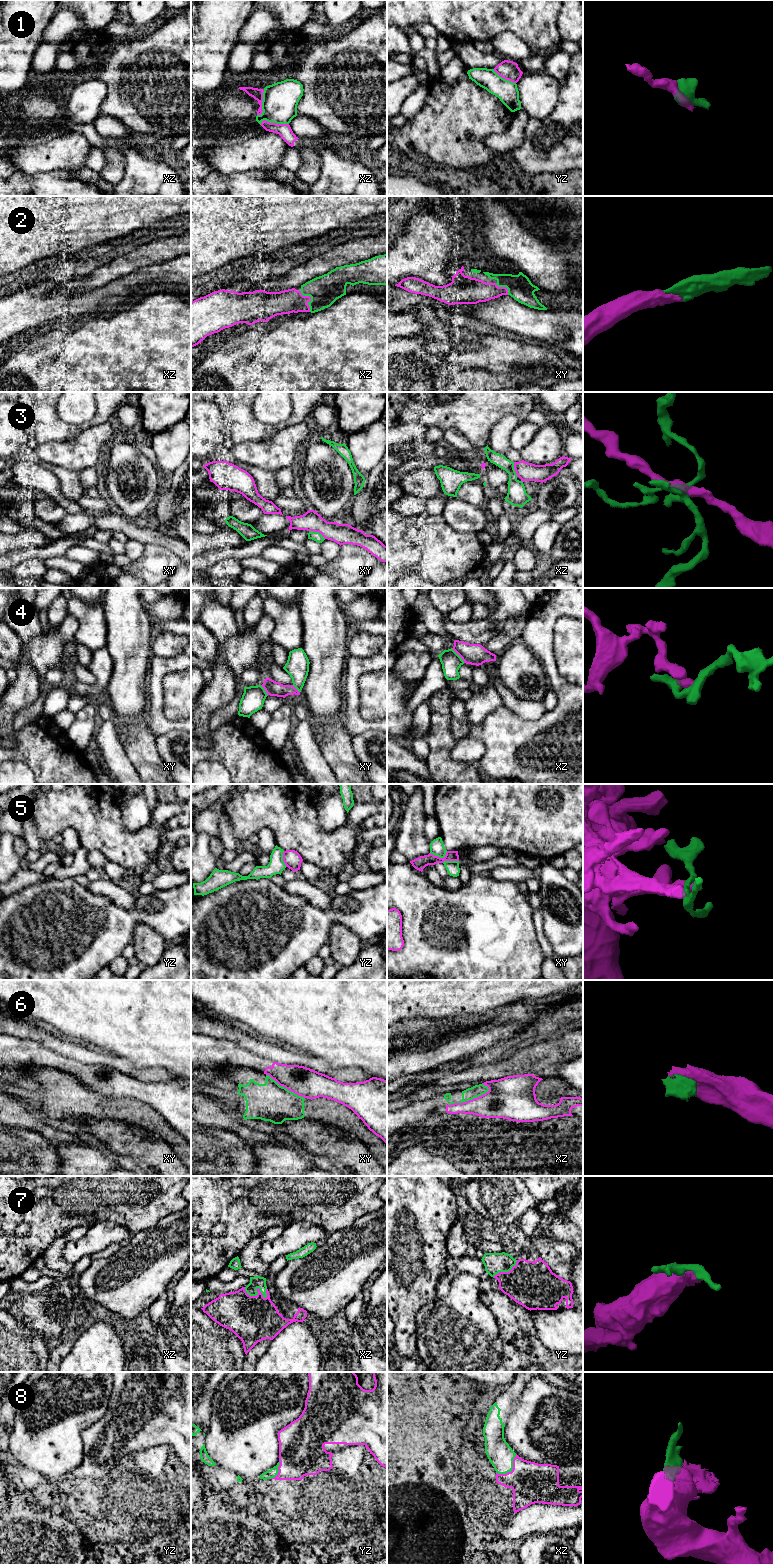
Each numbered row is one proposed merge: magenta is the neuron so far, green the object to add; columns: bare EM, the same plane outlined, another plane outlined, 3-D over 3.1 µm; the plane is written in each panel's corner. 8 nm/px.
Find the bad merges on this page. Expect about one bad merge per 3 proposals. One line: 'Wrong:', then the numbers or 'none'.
Wrong: 1, 3, 5, 6

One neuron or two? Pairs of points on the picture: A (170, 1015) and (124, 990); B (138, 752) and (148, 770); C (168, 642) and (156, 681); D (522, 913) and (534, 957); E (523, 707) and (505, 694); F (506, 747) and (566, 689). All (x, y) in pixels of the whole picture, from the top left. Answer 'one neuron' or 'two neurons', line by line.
A: one neuron
B: one neuron
C: two neurons
D: one neuron
E: one neuron
F: one neuron

